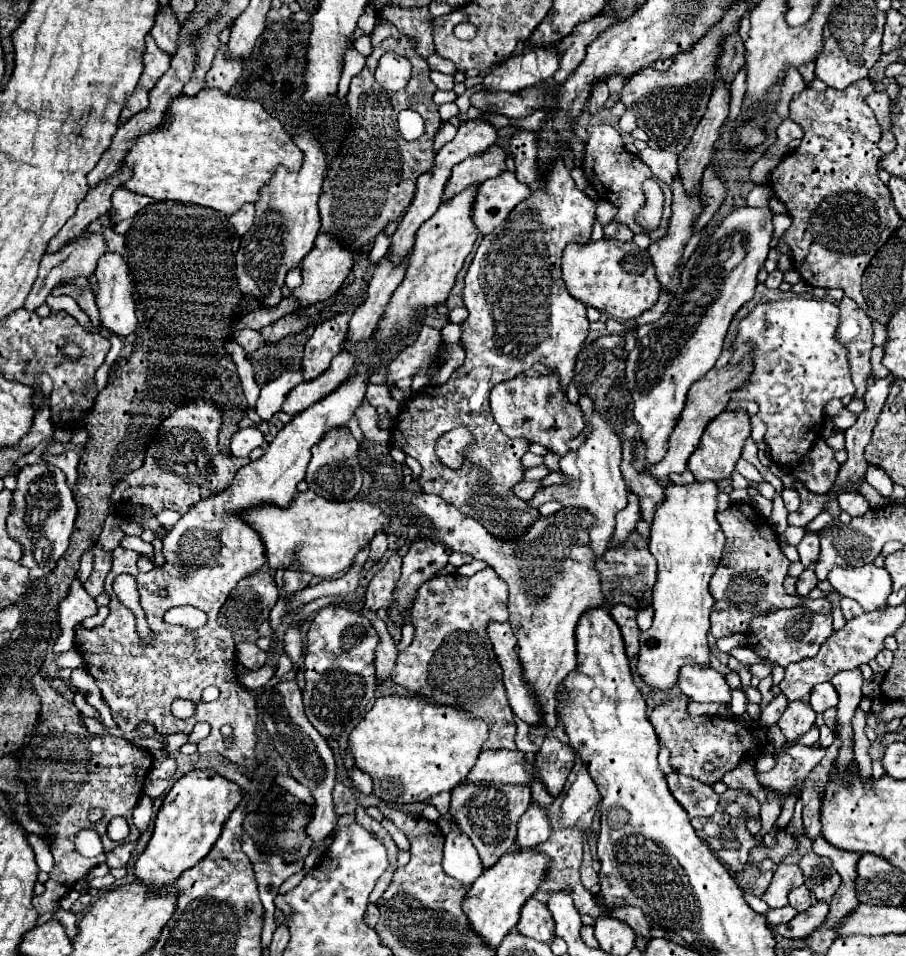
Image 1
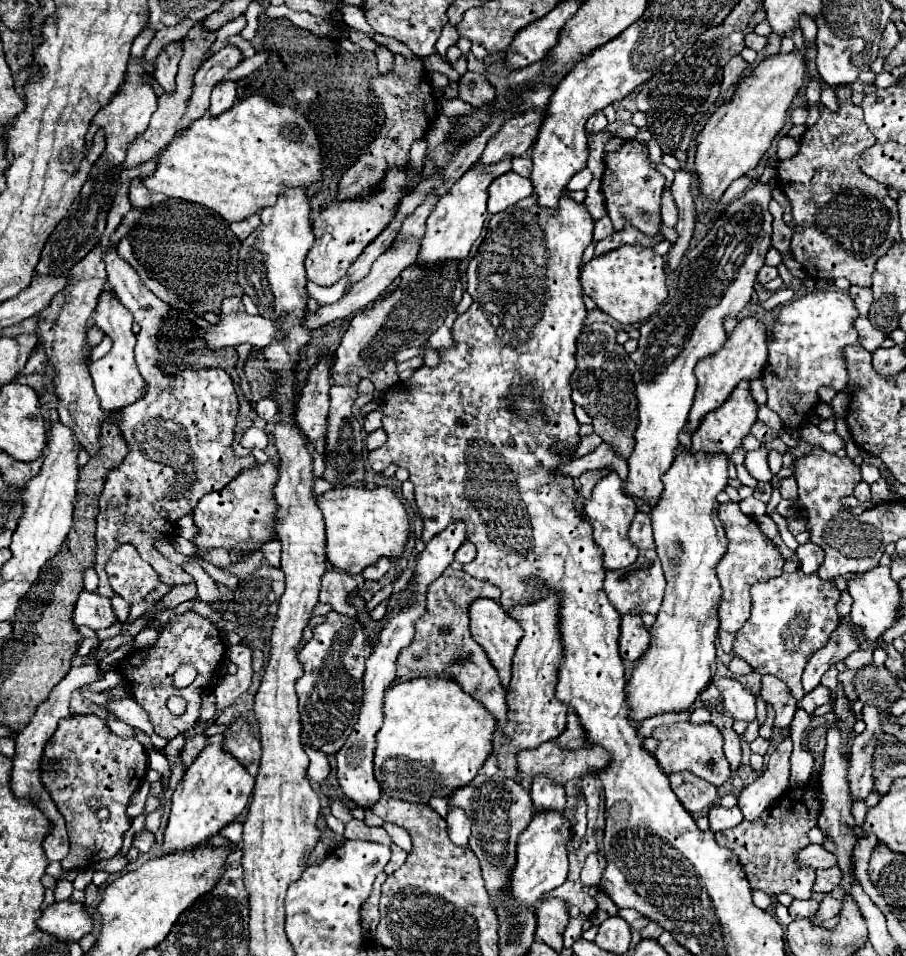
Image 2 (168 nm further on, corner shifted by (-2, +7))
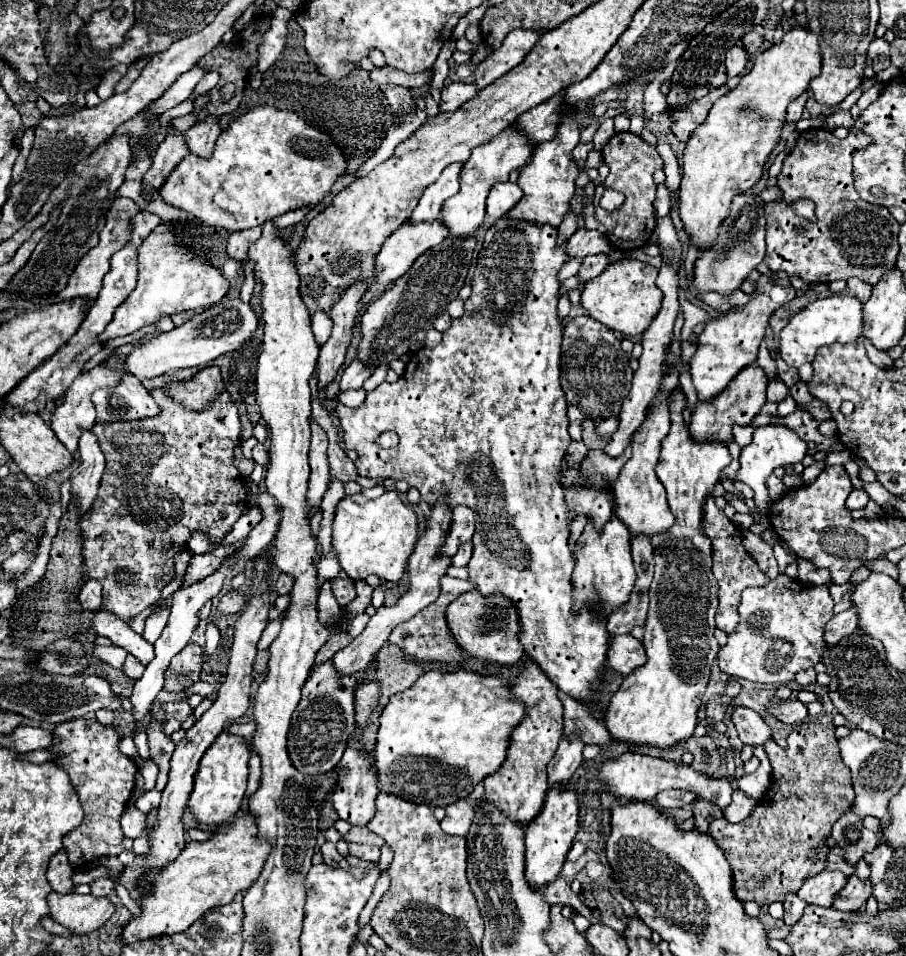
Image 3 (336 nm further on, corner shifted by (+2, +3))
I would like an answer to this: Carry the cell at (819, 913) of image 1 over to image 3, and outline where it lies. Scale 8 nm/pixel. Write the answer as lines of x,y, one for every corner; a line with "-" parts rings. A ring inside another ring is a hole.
856,874
848,878
846,888
842,890
842,896
838,896
838,900
834,900
834,908
842,910
842,912
856,912
860,910
866,900
872,896
872,882
870,878
860,880

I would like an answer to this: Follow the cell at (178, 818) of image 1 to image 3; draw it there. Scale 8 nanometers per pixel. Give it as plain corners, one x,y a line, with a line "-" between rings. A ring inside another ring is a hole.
220,732
214,744
206,750
196,772
194,790
188,800
188,810
200,824
220,826
240,812
240,802
246,792
248,782
248,760
252,754
252,744
244,736

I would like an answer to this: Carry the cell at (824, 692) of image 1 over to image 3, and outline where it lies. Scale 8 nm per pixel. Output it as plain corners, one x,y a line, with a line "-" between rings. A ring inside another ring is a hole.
786,700
786,702
768,702
766,712
784,724
800,724
808,710
800,700

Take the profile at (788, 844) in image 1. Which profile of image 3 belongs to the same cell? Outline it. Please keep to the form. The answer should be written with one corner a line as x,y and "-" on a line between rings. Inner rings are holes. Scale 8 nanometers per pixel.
828,714
806,718
788,736
788,748
780,748
774,740
766,744
766,754
772,764
772,786
760,798
754,812
738,822
730,824
720,818
708,828
708,836
714,838
718,848
726,852
726,860
732,868
732,890
740,902
756,902
760,906
782,902
786,894
798,892
810,876
820,874
826,868
828,844
826,838
832,832
834,822
854,804
854,790
850,784
850,770
842,764
838,752
838,740
834,736
834,724

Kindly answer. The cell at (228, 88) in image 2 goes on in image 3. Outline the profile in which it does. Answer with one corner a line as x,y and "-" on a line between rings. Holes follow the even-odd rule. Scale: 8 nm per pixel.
208,116
206,122
198,122
188,132
184,132
184,142
192,154
196,152
196,156
210,158
218,136
220,136
220,124
214,116

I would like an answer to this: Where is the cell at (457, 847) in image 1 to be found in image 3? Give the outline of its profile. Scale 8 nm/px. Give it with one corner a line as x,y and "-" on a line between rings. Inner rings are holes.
458,800
450,806
446,806
446,816
440,824
446,834
466,836
470,830
472,818
474,818
474,806
468,800

